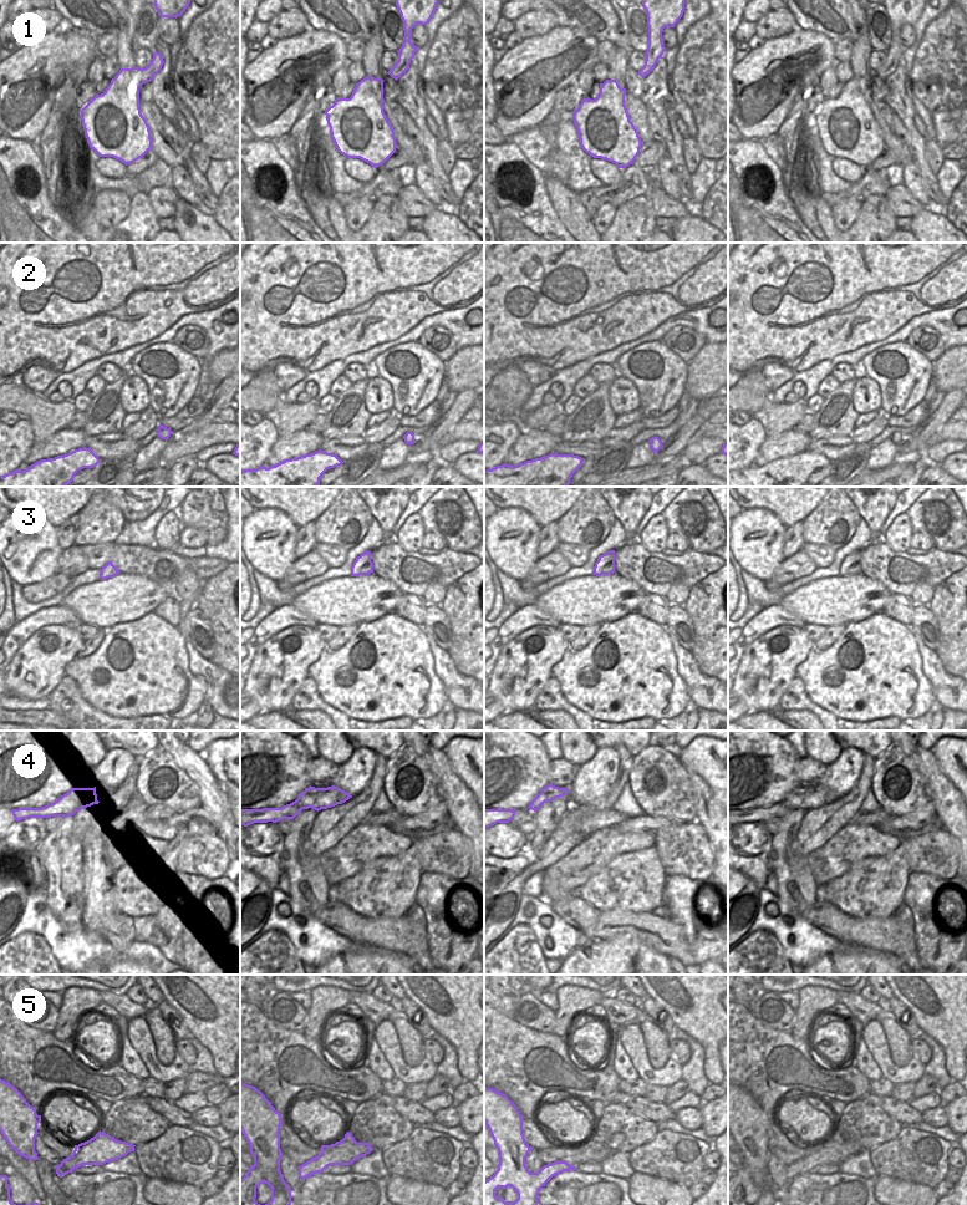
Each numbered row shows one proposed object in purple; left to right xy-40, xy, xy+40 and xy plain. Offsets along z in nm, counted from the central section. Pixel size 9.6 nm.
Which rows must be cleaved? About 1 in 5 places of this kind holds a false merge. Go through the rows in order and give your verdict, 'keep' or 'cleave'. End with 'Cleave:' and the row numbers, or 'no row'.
1: keep
2: keep
3: keep
4: cleave
5: keep
Cleave: 4

